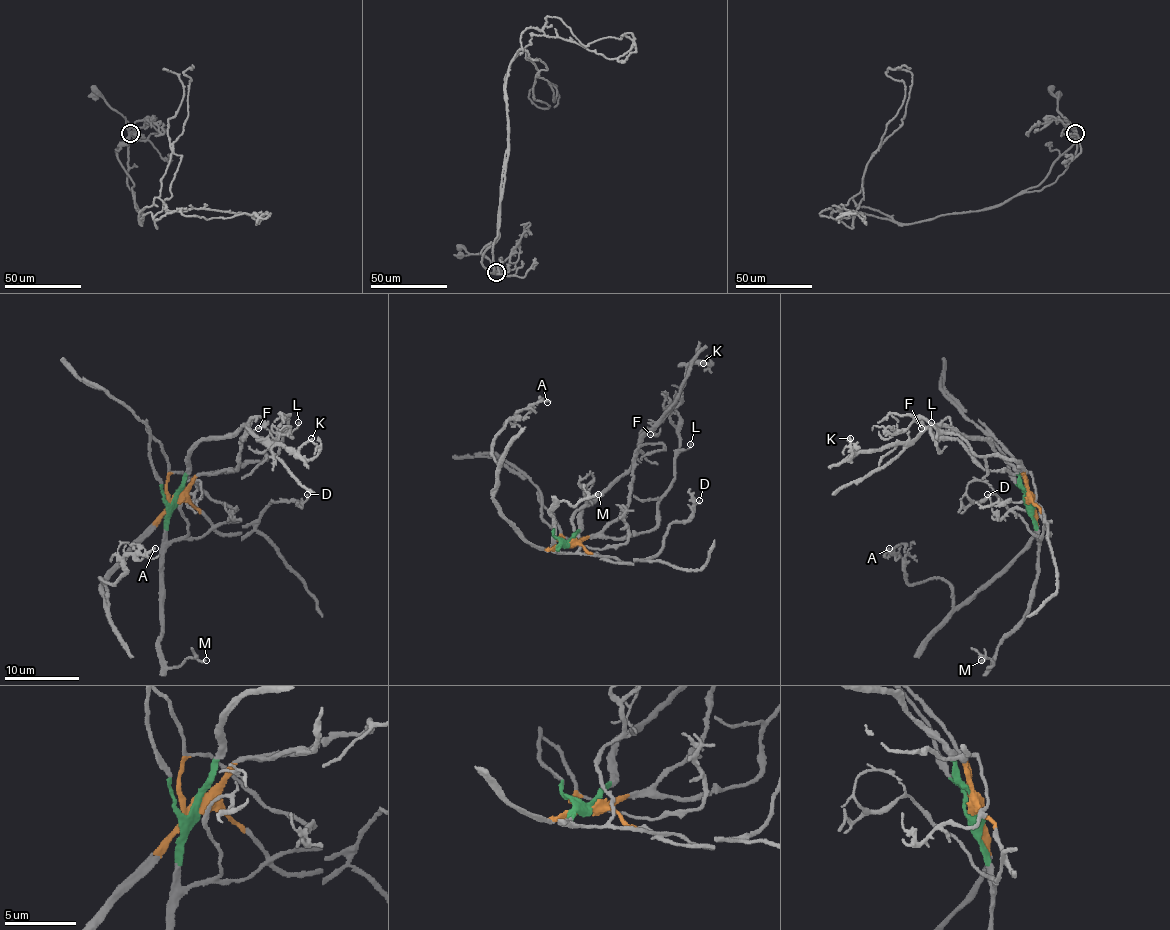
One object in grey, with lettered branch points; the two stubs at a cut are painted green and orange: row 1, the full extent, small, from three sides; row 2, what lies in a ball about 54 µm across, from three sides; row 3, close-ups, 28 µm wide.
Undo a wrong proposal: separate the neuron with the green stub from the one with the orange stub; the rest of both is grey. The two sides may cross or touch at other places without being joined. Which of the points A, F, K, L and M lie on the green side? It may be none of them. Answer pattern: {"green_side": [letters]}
{"green_side": ["F", "K", "M"]}

